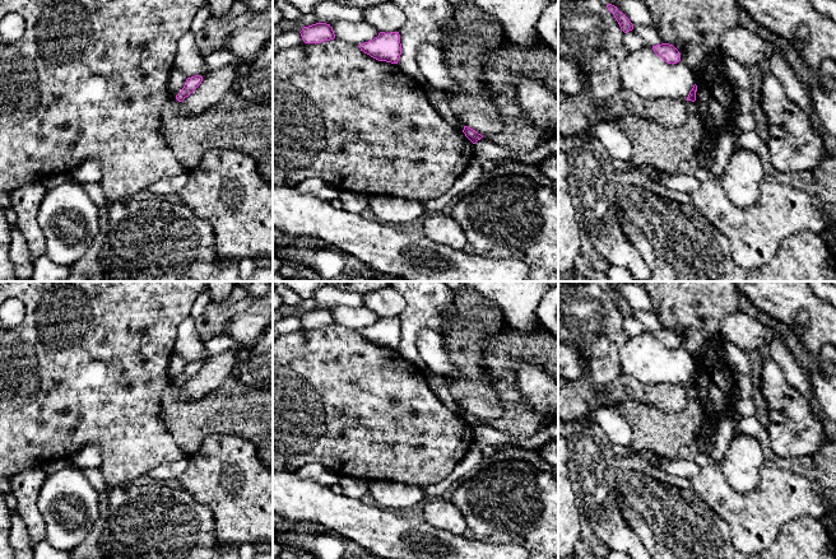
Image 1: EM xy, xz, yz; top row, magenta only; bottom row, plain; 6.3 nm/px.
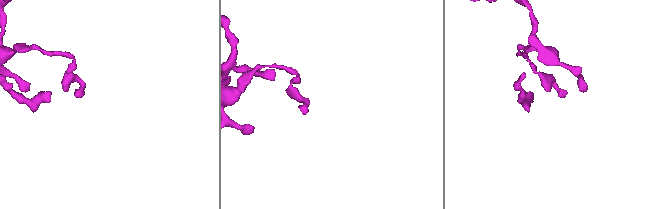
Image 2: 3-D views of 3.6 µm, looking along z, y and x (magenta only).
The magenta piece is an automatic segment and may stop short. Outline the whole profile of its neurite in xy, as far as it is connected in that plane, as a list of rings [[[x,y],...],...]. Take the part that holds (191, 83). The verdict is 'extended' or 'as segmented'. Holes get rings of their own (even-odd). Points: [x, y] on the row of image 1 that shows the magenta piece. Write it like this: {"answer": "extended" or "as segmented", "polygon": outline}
{"answer": "as segmented", "polygon": [[[200,75],[187,78],[184,88],[176,96],[176,99],[178,102],[182,102],[186,97],[189,97],[201,84],[201,81],[203,81],[203,76],[200,76]]]}

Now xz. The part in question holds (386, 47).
{"answer": "as segmented", "polygon": [[[380,32],[373,39],[361,43],[361,51],[378,61],[398,64],[401,55],[401,43],[399,32]]]}

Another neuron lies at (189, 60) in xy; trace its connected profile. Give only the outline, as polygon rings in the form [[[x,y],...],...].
[[[190,29],[178,42],[173,66],[180,69],[185,78],[195,75],[206,76],[210,70],[206,67],[204,56],[195,42],[195,33]]]

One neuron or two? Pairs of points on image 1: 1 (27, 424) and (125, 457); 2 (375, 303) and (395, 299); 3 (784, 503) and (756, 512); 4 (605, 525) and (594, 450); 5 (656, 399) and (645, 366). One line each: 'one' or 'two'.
1: one
2: one
3: one
4: one
5: two

